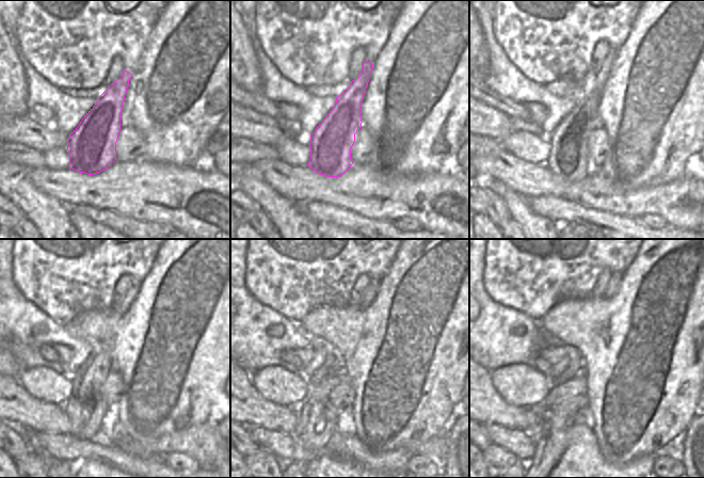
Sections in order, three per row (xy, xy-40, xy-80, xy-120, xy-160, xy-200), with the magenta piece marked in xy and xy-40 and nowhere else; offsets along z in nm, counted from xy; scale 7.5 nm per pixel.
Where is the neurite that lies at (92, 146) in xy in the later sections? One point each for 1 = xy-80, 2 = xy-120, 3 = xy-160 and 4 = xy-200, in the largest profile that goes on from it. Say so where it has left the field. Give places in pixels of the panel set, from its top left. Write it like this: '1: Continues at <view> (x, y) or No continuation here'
1: Continues at xy-80 (569, 158)
2: Continues at xy-120 (85, 408)
3: Continues at xy-160 (318, 417)
4: Continues at xy-200 (552, 435).

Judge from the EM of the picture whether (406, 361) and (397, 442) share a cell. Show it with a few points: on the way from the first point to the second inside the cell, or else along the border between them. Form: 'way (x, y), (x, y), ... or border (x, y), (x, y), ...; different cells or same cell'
way (406, 381), (404, 396), (397, 403), (397, 421); same cell

